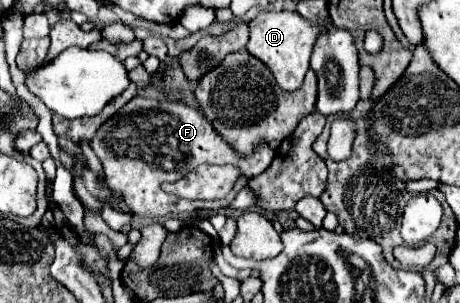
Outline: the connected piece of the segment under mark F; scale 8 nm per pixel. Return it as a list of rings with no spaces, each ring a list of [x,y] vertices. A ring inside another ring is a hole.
[[[133,97],[127,105],[121,107],[109,121],[105,121],[95,137],[89,141],[91,149],[99,157],[107,183],[113,191],[121,193],[121,197],[133,207],[135,215],[139,217],[177,217],[181,213],[191,213],[199,209],[221,209],[235,199],[235,195],[245,187],[245,179],[259,175],[269,167],[275,153],[269,149],[267,143],[259,143],[251,155],[237,155],[233,147],[215,131],[211,121],[201,115],[197,109],[191,109],[183,103],[169,101],[169,99],[149,99],[149,97]],[[149,153],[153,163],[141,161],[141,155]],[[209,163],[209,165],[225,165],[231,163],[239,169],[243,169],[245,177],[241,177],[235,187],[233,195],[227,199],[217,201],[189,201],[179,199],[175,195],[163,195],[161,183],[163,181],[177,181],[185,173],[193,171],[197,165]]]

